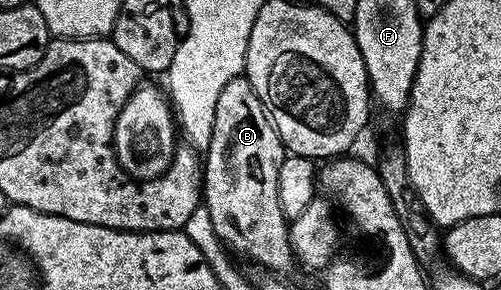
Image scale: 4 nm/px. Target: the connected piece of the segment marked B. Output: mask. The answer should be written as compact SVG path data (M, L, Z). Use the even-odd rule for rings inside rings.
M240 76L229 80L225 88L221 88L221 96L217 100L217 112L213 116L213 140L209 142L209 148L205 151L205 165L203 167L203 196L202 203L207 207L209 218L207 222L213 233L228 246L235 254L240 254L243 258L248 258L251 262L256 262L259 266L264 266L267 272L283 272L293 266L293 255L291 253L291 232L289 229L289 219L281 212L281 202L277 200L277 172L281 168L285 157L285 147L283 141L279 139L279 133L275 131L275 125L271 123L266 110L263 109L263 101L253 92L246 76Z

